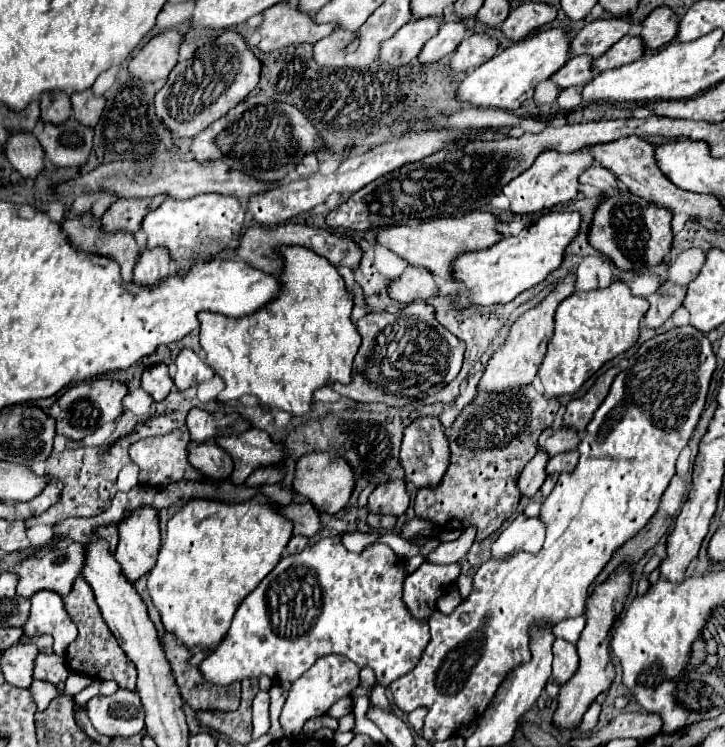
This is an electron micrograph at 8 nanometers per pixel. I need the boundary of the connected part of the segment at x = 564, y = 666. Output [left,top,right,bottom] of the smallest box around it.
[545,638,579,698]

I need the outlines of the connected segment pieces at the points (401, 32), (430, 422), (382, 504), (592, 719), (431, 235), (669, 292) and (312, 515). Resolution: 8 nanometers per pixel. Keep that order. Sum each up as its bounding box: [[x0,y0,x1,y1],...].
[[379,16,443,66],[401,416,449,488],[369,480,411,516],[585,700,601,730],[377,212,501,278],[645,282,687,328],[281,504,321,536]]

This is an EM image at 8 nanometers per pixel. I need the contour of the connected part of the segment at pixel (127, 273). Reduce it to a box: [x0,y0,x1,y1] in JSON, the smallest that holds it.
[63,212,139,282]

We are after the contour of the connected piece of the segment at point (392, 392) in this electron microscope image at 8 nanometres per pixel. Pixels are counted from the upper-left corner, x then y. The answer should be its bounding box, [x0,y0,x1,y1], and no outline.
[331,302,463,406]

